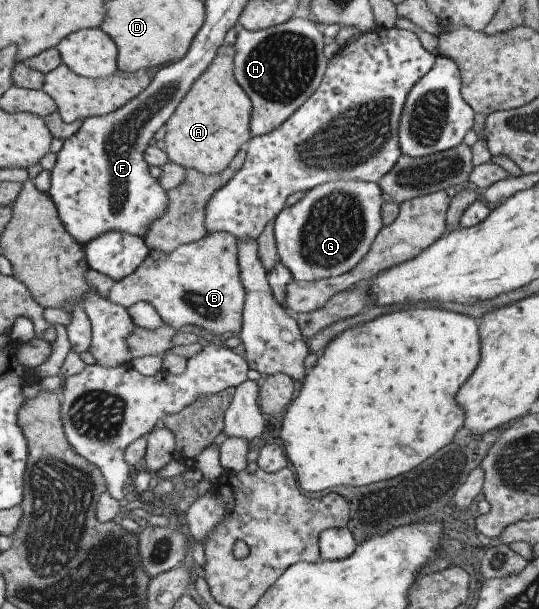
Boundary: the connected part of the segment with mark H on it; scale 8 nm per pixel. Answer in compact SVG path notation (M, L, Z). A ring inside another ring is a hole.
M290 18L277 26L248 31L241 28L235 35L233 66L235 80L251 103L249 137L270 133L278 127L318 87L322 79L326 57L322 54L322 34L306 18Z

